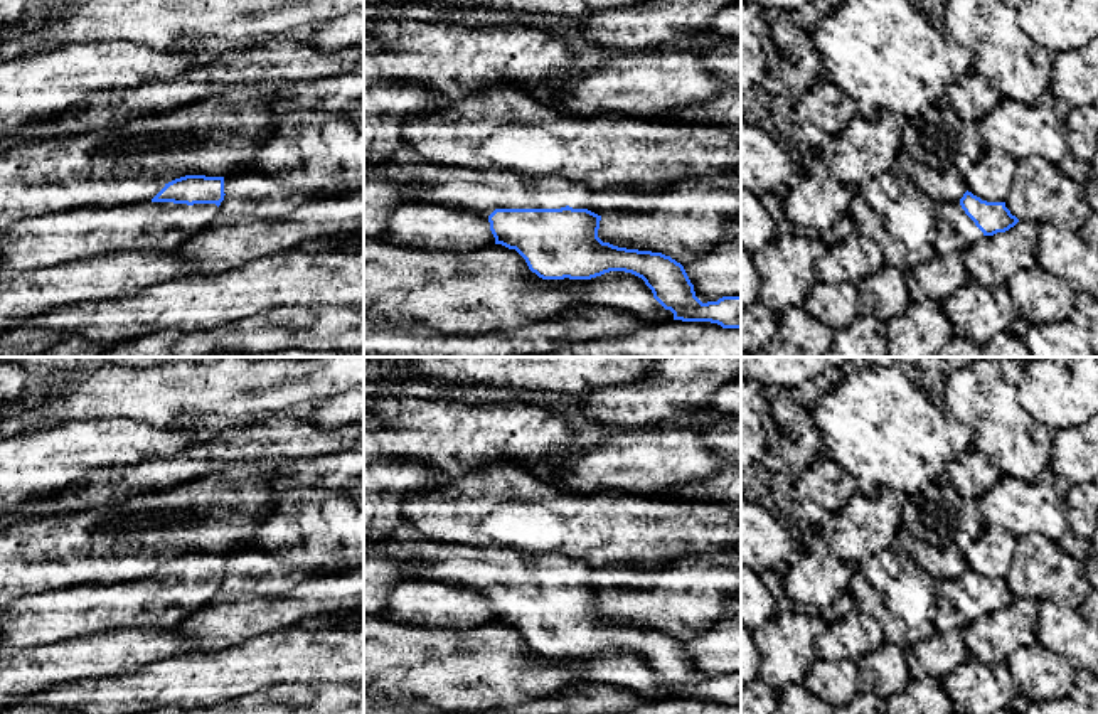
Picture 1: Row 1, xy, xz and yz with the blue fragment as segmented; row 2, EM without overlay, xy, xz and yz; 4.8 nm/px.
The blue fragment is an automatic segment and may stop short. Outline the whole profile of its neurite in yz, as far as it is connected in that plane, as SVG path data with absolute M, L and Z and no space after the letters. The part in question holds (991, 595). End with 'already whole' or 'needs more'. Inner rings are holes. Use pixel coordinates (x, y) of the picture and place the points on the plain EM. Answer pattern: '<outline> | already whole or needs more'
M968 567L958 579L938 583L935 596L933 626L936 631L963 630L980 615L1005 610L1019 599L1005 579L987 579Z | needs more

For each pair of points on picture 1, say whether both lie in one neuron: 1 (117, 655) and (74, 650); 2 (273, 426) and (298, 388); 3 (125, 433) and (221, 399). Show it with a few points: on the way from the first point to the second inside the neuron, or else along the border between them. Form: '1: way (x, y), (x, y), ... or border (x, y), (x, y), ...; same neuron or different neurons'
1: way (106, 655), (85, 655); same neuron
2: border (290, 410), (245, 416); different neurons
3: border (111, 416), (128, 416), (155, 426), (175, 425); different neurons

